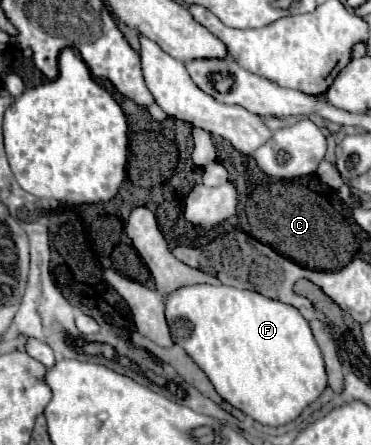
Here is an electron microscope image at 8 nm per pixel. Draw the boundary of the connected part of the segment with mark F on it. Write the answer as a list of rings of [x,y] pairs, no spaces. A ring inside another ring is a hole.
[[[194,285],[182,287],[174,291],[174,295],[166,297],[166,319],[174,343],[182,345],[182,349],[206,373],[218,395],[262,425],[282,427],[292,423],[328,387],[324,359],[312,335],[310,323],[292,305],[262,297],[260,293],[248,289]]]

